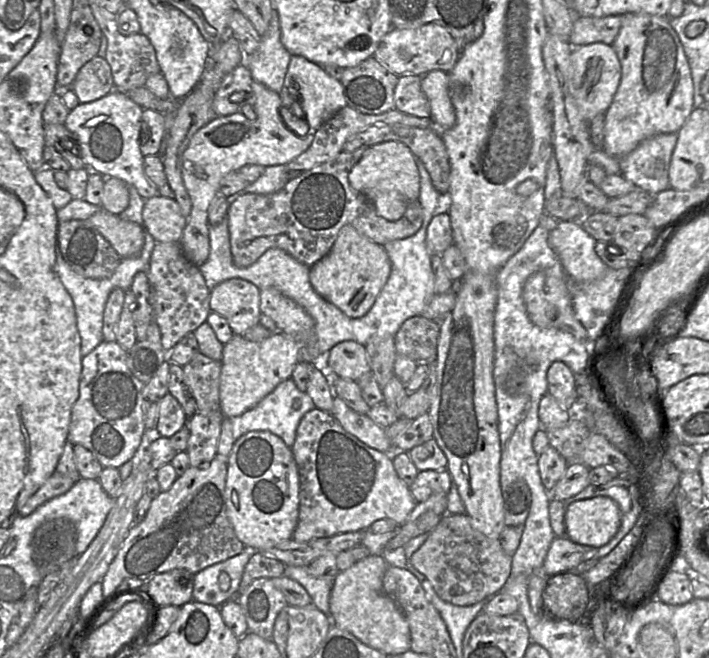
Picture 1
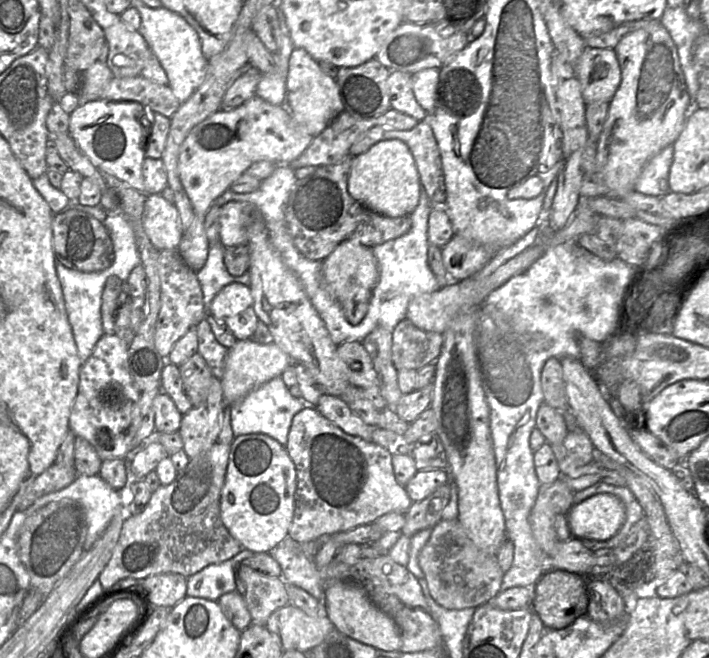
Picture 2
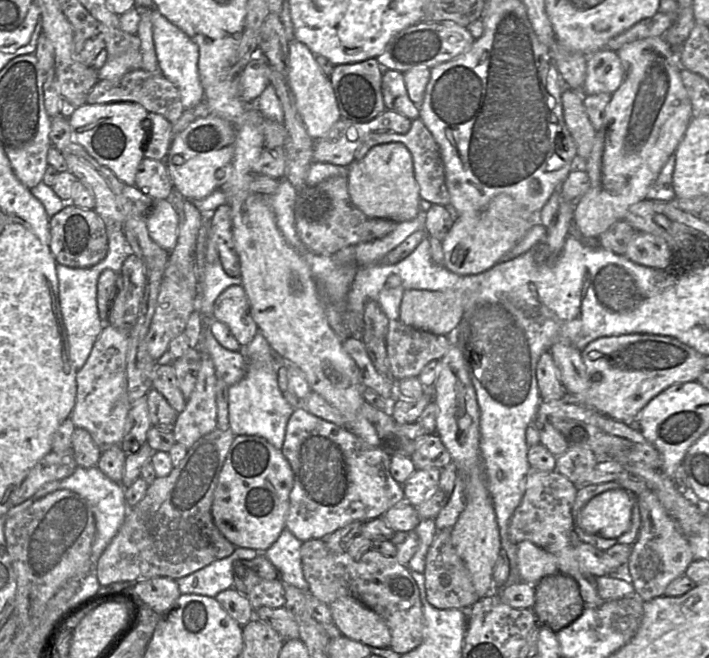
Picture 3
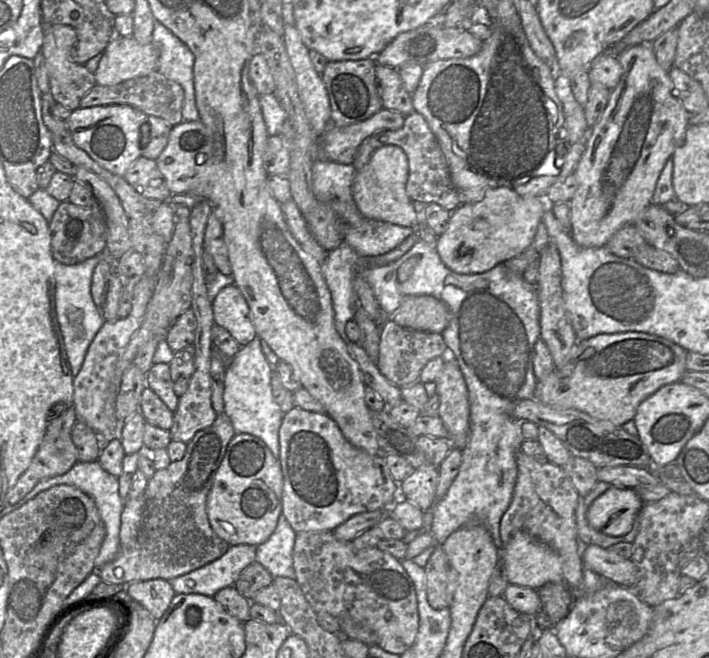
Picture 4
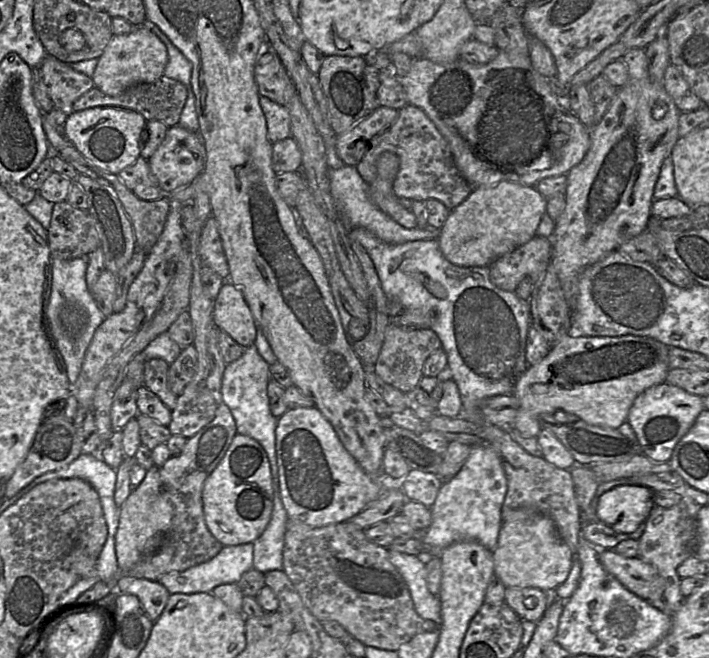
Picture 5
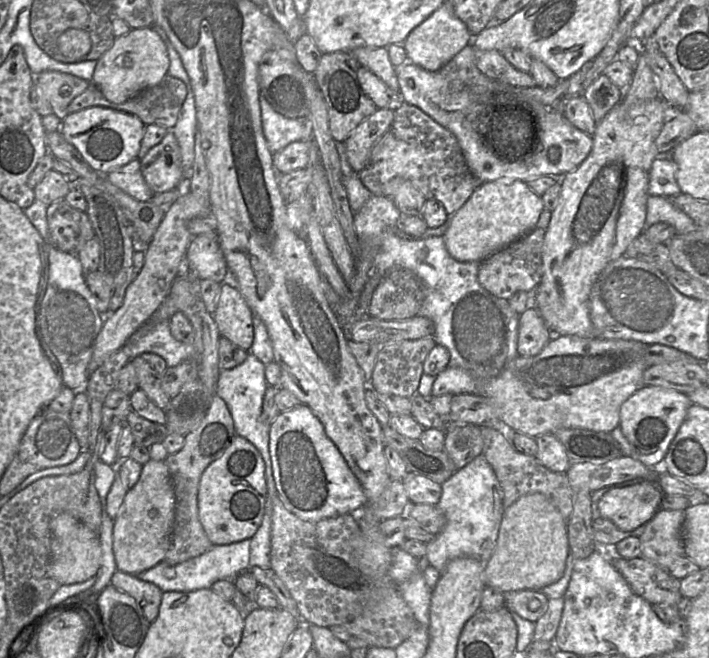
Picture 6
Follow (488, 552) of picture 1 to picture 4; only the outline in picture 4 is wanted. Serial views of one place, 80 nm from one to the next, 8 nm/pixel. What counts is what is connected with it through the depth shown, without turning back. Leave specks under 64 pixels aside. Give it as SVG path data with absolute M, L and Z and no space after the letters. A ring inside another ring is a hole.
M436 544L424 567L426 574L427 600L434 609L449 608L455 592L455 573L450 569L449 560L441 544Z

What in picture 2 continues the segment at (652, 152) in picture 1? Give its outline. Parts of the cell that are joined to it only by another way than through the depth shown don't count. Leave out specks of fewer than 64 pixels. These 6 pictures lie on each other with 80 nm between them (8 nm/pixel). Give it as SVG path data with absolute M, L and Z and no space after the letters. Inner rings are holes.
M670 144L652 157L638 177L634 190L650 196L663 197L669 193L669 171L673 162L674 146Z

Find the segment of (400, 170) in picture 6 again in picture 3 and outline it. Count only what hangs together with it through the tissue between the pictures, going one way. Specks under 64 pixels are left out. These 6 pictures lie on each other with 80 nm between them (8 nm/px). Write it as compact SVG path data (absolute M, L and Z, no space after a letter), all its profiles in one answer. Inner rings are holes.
M421 118L412 120L411 128L407 133L399 134L393 131L379 131L368 134L354 154L354 160L361 160L369 150L379 144L400 142L410 151L413 158L414 174L419 184L421 199L432 204L450 206L450 194L446 184L444 163L439 145L433 134L426 127Z

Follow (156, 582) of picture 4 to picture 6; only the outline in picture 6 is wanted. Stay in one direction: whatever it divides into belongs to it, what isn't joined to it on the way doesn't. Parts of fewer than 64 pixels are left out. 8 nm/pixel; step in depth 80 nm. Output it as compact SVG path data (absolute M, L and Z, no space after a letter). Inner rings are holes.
M118 569L111 578L111 585L134 598L149 623L157 618L163 595L159 587Z

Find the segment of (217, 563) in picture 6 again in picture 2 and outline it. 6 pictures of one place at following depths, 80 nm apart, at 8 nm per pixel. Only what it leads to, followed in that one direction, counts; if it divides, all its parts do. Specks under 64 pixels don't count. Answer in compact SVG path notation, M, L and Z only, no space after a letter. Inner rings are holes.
M242 549L234 557L212 564L187 578L187 596L218 601L225 593L235 591L235 572L237 565L255 553Z

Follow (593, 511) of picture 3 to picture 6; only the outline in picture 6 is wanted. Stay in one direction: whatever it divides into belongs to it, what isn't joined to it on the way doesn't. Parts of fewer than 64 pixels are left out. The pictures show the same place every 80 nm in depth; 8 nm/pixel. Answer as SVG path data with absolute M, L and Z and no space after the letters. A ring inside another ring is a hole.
M643 479L632 485L610 489L601 497L598 509L602 517L610 520L617 528L631 531L651 520L651 514L663 495L656 479Z

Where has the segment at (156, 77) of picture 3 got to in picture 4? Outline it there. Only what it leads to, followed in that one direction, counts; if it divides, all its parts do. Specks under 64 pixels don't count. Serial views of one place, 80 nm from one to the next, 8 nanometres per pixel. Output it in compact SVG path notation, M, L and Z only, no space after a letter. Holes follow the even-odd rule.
M158 70L142 77L123 81L114 86L95 85L80 101L79 108L107 105L129 105L148 116L156 116L166 120L172 126L182 123L184 90L173 80L166 78Z

